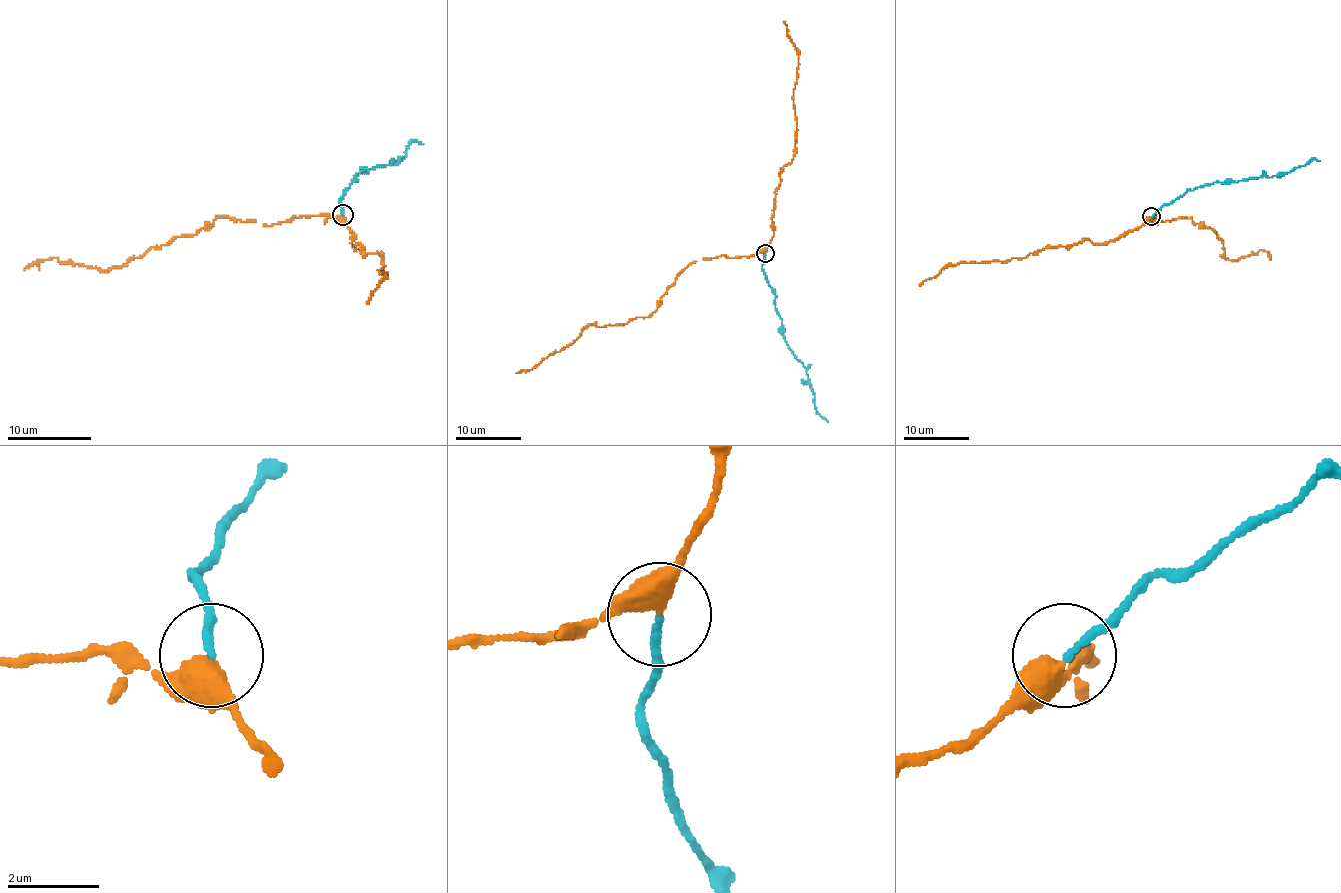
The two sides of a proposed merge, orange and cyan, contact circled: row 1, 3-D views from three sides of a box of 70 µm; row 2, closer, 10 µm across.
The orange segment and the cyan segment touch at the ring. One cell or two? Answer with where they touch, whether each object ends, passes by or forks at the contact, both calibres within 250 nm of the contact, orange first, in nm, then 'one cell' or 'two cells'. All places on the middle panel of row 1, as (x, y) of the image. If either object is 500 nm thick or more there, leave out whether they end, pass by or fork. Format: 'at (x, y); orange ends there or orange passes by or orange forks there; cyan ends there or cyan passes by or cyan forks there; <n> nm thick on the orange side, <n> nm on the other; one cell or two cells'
at (765, 253); orange passes by; cyan ends there; 400 nm thick on the orange side, 160 nm on the other; one cell

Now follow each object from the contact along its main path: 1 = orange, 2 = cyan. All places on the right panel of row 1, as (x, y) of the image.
1: (1151, 217), (1156, 225), (1190, 218), (1208, 226), (1223, 241), (1223, 258), (1261, 249), (1271, 259)
2: (1151, 217), (1188, 190), (1218, 182), (1282, 176), (1312, 159), (1320, 161)

